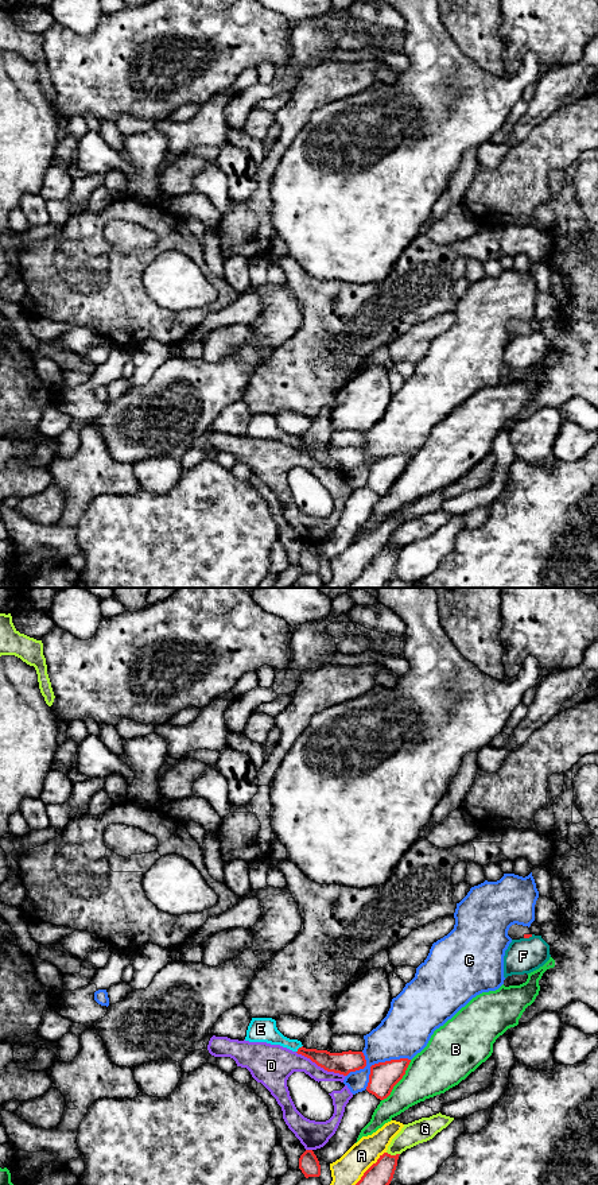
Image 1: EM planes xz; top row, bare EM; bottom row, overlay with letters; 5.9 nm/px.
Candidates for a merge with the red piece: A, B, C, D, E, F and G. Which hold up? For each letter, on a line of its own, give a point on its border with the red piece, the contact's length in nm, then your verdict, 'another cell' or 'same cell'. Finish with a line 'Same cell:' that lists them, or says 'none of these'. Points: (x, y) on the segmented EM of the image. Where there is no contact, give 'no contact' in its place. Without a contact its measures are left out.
A: contact xz (369, 1168); length 280 nm; another cell
B: contact xz (399, 1080); length 300 nm; another cell
C: contact xz (379, 1062); length 320 nm; another cell
D: contact xz (321, 1067); length 340 nm; another cell
E: contact xz (298, 1049); length 60 nm; same cell
F: contact xz (528, 937); length 60 nm; another cell
G: contact xz (393, 1156); length 80 nm; another cell
Same cell: E

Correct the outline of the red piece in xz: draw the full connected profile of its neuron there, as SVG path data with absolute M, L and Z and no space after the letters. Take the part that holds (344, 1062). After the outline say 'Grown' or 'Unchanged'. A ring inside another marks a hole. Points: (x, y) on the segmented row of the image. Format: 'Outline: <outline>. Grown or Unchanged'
Outline: M252 1018L245 1041L280 1045L302 1054L327 1072L347 1076L350 1072L364 1069L366 1060L362 1052L330 1053L327 1050L306 1049L300 1041L284 1037L272 1018Z. Grown

